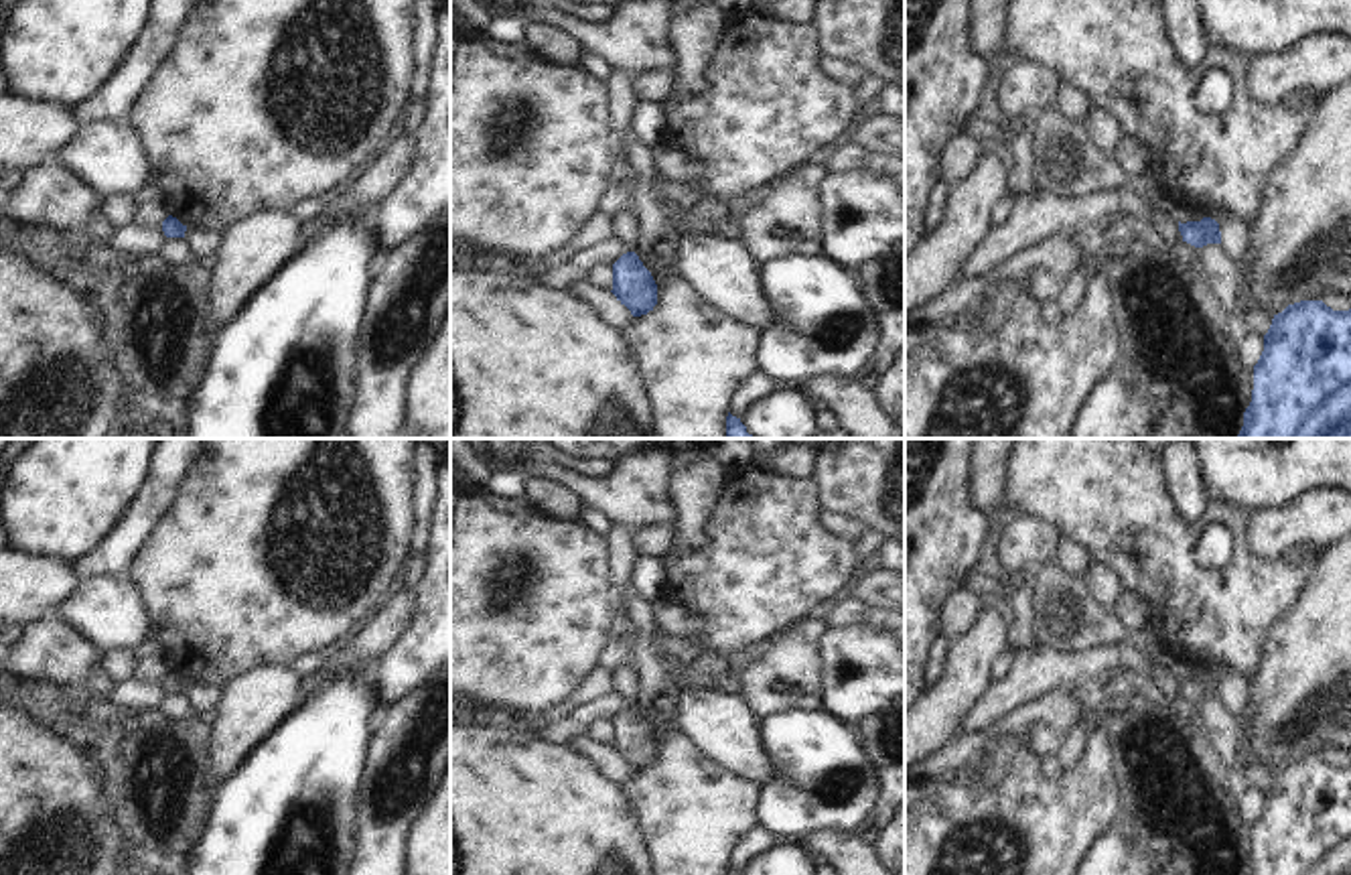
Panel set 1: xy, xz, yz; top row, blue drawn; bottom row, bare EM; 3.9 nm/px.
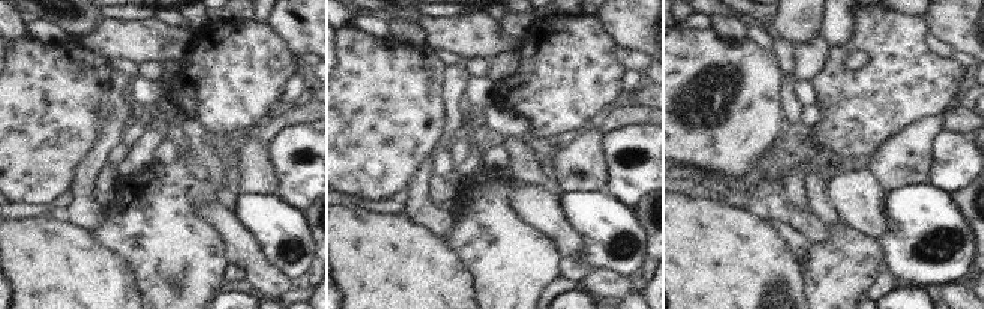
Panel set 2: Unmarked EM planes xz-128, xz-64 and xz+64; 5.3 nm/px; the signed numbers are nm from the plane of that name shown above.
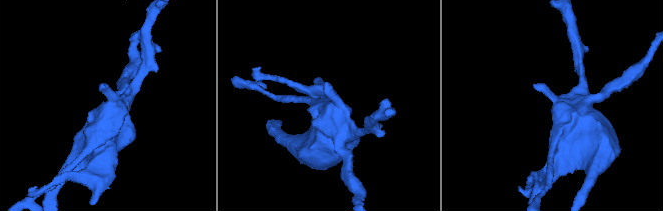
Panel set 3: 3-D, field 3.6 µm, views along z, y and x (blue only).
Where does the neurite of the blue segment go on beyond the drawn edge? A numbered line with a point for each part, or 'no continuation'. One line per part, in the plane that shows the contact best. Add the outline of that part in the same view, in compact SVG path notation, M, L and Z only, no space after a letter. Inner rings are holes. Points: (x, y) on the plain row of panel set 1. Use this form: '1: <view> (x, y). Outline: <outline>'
no continuation

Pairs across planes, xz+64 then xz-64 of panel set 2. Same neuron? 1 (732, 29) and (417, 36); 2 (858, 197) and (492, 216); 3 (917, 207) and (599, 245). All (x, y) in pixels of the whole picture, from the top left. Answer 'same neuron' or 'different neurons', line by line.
1: same neuron
2: different neurons
3: same neuron

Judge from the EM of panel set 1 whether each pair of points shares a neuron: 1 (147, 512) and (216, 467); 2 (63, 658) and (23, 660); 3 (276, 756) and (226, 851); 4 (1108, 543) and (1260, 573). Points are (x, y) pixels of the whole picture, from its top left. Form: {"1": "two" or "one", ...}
{"1": "two", "2": "one", "3": "one", "4": "one"}

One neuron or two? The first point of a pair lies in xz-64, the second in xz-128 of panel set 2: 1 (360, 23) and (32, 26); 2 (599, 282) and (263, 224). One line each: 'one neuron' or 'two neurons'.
1: one neuron
2: two neurons

